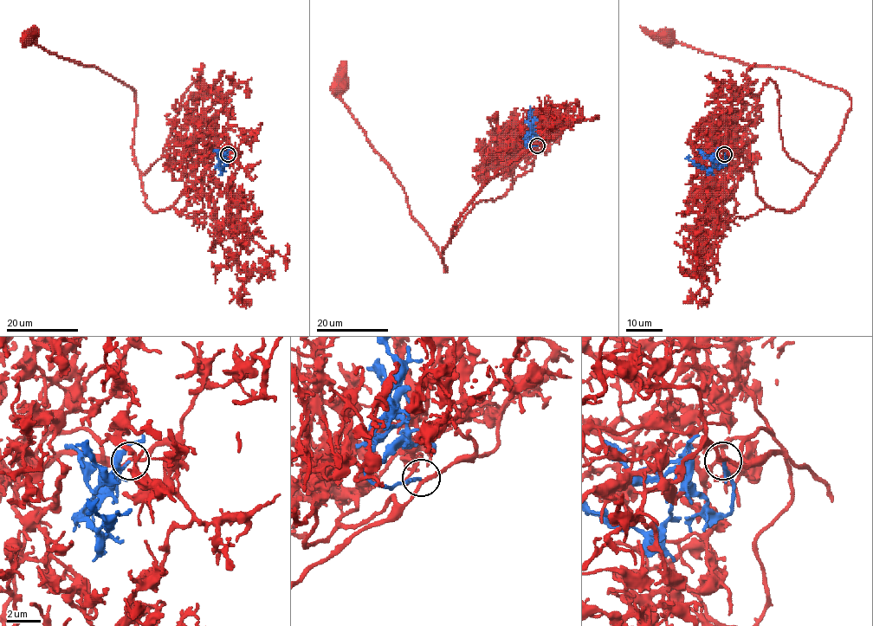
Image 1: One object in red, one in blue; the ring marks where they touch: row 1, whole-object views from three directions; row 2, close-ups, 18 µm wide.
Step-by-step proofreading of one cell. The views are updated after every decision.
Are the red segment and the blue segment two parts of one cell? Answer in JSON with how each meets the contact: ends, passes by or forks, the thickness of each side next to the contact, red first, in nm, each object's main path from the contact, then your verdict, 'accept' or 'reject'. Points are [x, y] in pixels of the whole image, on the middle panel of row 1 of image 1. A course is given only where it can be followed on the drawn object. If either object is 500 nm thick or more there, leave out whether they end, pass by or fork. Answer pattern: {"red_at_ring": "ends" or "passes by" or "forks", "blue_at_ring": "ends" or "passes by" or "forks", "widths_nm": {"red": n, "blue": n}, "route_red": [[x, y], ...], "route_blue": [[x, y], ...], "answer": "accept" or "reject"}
{"red_at_ring": "passes by", "blue_at_ring": "passes by", "widths_nm": {"red": 190, "blue": 130}, "route_red": [[537, 145], [490, 179], [455, 222], [441, 254], [446, 272], [439, 252], [412, 216], [404, 189], [339, 86]], "route_blue": [[537, 145], [526, 145], [532, 119], [529, 110], [533, 109]], "answer": "accept"}

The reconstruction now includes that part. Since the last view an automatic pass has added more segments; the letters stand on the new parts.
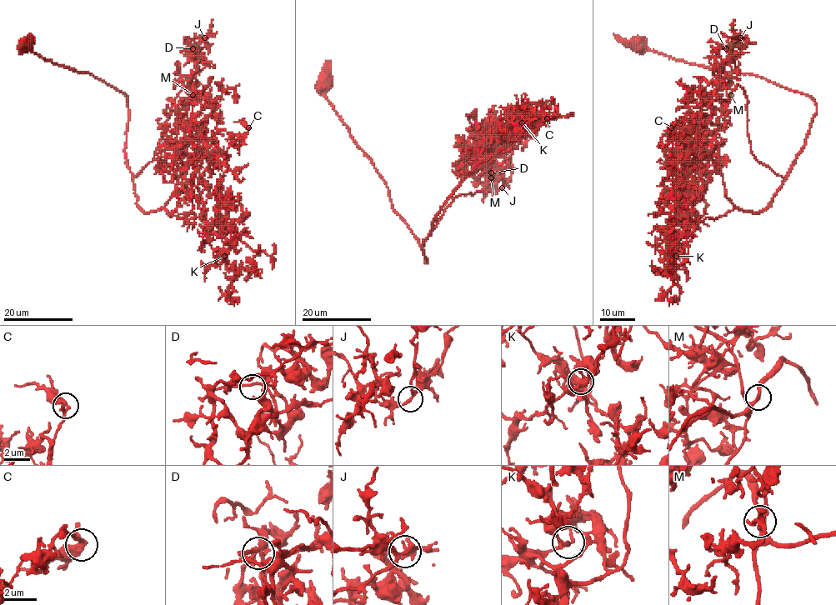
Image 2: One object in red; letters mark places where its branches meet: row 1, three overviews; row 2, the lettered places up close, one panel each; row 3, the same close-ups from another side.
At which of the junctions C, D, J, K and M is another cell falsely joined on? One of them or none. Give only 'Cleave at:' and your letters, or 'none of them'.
Cleave at: none of them

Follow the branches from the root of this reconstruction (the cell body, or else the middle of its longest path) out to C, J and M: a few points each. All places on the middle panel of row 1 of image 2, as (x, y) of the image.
C: (323, 84), (327, 100), (384, 181), (392, 209), (427, 263), (424, 241), (453, 191), (546, 118)
J: (323, 84), (427, 263), (424, 241), (454, 197), (489, 182), (491, 161), (503, 169), (502, 187)
M: (323, 84), (427, 263), (424, 241), (446, 208), (491, 177)

